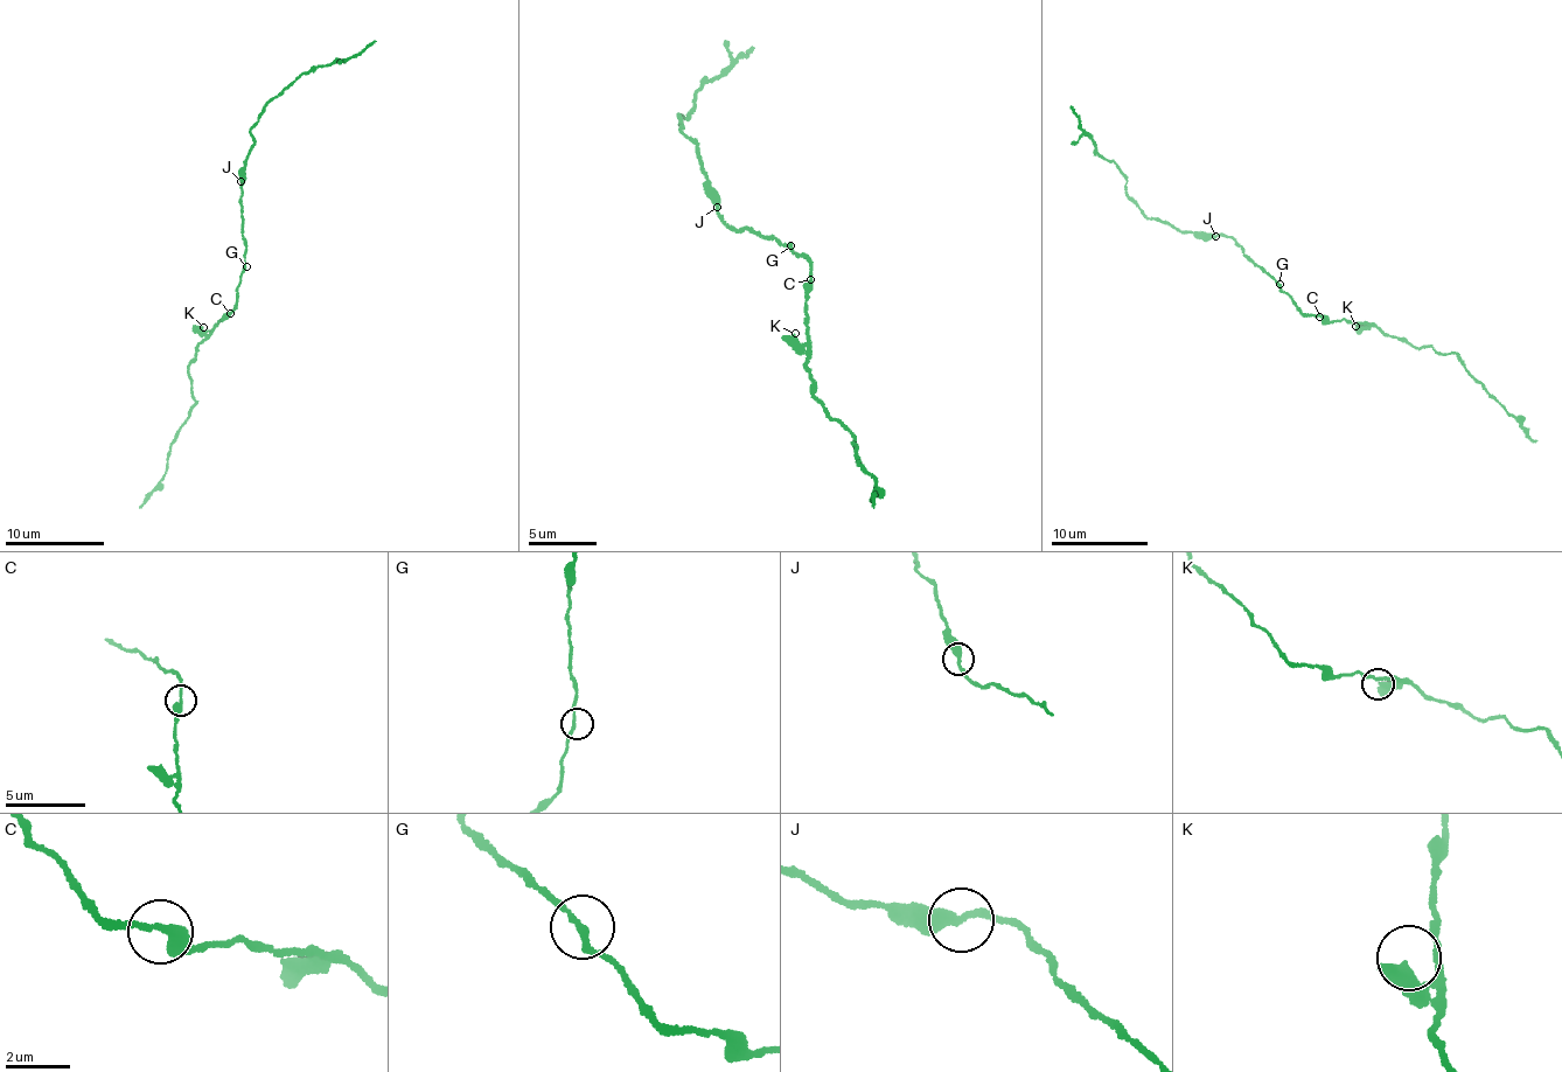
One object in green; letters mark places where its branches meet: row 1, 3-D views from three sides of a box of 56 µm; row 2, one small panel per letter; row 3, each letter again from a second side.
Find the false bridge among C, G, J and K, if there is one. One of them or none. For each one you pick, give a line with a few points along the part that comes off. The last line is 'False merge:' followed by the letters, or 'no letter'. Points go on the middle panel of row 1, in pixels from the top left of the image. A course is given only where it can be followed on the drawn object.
False merge: no letter

